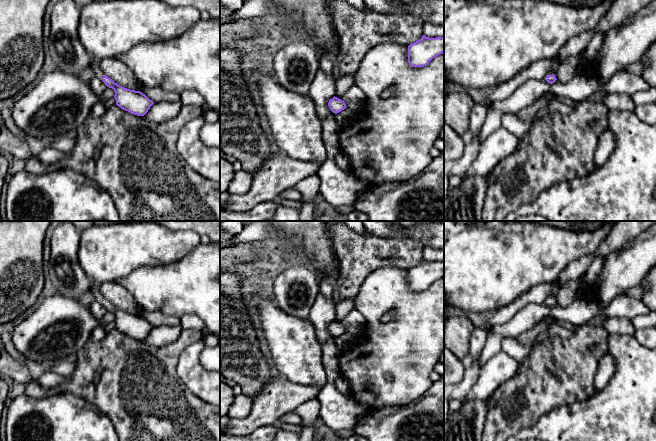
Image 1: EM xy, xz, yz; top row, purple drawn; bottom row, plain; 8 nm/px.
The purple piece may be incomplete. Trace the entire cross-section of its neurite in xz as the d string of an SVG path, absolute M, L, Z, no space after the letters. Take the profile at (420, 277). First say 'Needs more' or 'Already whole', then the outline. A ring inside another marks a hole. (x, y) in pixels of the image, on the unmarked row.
Already whole. M425 259L408 270L408 287L411 291L424 291L436 280L444 277L444 261L429 262Z

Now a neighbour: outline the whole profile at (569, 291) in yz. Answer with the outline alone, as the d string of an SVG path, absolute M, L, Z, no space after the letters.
M585 276L577 281L565 282L559 286L555 301L562 307L569 306L585 289Z

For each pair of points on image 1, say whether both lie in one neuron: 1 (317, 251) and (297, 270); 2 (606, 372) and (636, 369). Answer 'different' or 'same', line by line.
1: different
2: different

